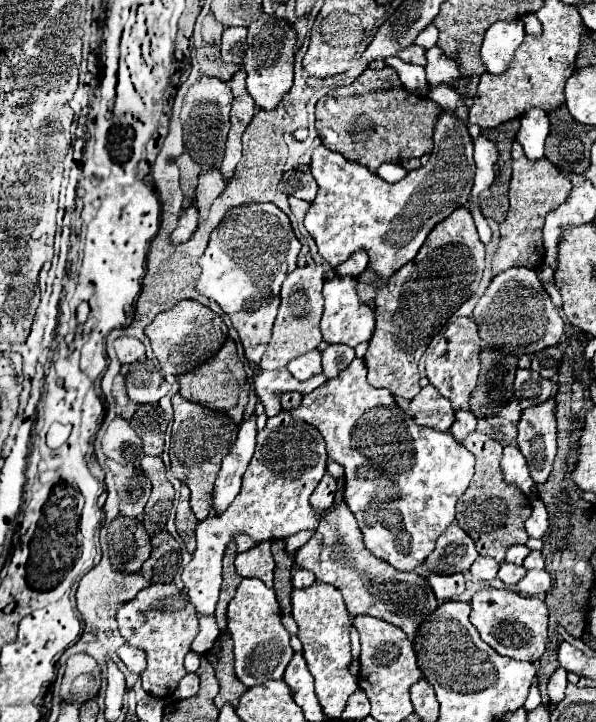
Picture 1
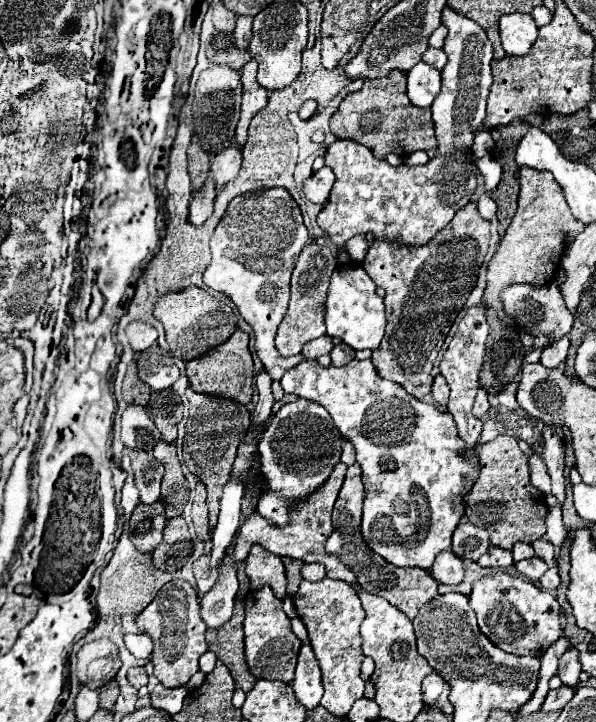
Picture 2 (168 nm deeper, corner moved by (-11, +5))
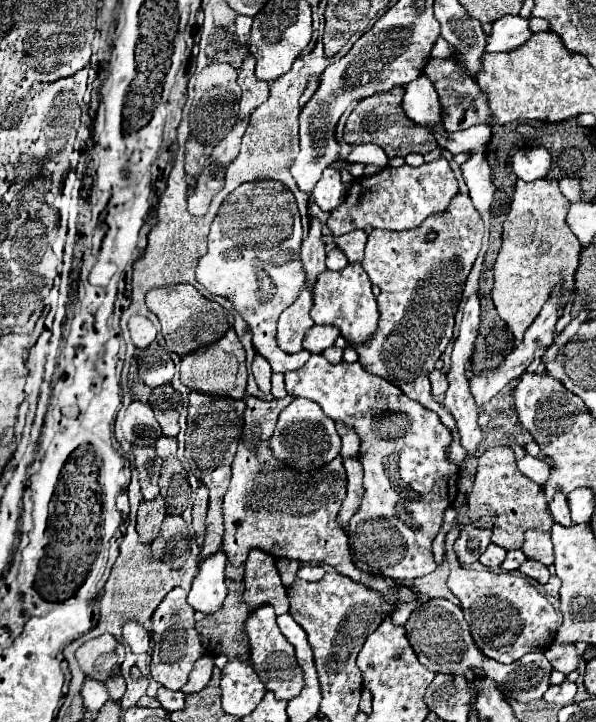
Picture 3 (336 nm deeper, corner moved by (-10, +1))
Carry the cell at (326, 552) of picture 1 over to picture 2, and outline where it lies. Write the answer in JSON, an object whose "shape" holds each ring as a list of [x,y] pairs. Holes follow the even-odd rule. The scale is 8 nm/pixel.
{"shape":[[[358,463],[348,467],[344,485],[342,485],[336,505],[334,505],[334,513],[332,513],[334,531],[326,541],[326,553],[340,557],[340,561],[344,561],[344,565],[348,565],[348,569],[352,569],[356,573],[360,589],[364,589],[372,595],[384,597],[390,605],[394,605],[402,613],[406,613],[408,619],[414,619],[418,609],[438,595],[438,583],[428,571],[422,571],[416,567],[410,567],[410,569],[396,567],[396,565],[384,561],[384,557],[380,557],[378,553],[372,553],[372,549],[368,549],[368,545],[364,545],[364,539],[360,533],[362,499],[364,499],[364,487],[360,481],[360,473],[362,471],[360,471]]]}

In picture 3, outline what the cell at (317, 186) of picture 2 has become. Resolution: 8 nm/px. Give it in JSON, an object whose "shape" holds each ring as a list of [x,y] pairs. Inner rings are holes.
{"shape":[[[327,167],[323,171],[323,177],[317,181],[315,191],[313,191],[313,201],[327,213],[337,209],[343,203],[345,197],[345,187],[341,183],[341,175],[337,169]]]}

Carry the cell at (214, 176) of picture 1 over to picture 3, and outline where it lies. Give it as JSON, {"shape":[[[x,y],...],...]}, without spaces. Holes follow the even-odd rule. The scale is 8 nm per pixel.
{"shape":[[[239,119],[235,123],[235,127],[213,147],[211,157],[217,161],[217,165],[227,167],[237,157],[239,145],[241,145],[241,137],[245,133],[245,127],[247,127],[247,119]]]}

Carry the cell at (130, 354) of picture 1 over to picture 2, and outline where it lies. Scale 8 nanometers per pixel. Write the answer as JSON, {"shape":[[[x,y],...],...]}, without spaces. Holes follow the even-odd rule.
{"shape":[[[134,321],[126,327],[126,335],[128,335],[128,341],[130,341],[130,347],[134,351],[144,351],[148,347],[152,347],[158,339],[158,331],[146,323],[140,323],[140,321]]]}

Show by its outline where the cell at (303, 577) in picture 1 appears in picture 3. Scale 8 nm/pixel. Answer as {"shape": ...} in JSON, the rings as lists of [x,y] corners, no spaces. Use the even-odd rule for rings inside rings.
{"shape":[[[305,563],[305,565],[297,571],[297,577],[299,577],[299,579],[305,579],[305,581],[319,581],[323,575],[325,575],[325,571],[323,571],[321,565],[309,565],[309,563]]]}

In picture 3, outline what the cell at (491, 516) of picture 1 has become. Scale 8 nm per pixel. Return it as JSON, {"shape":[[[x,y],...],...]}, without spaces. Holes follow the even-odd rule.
{"shape":[[[493,447],[477,459],[477,475],[473,489],[467,495],[469,519],[475,527],[491,529],[491,541],[503,549],[521,549],[523,533],[527,529],[549,531],[555,523],[551,513],[547,513],[547,497],[535,481],[527,479],[515,465],[515,455],[509,447]]]}

